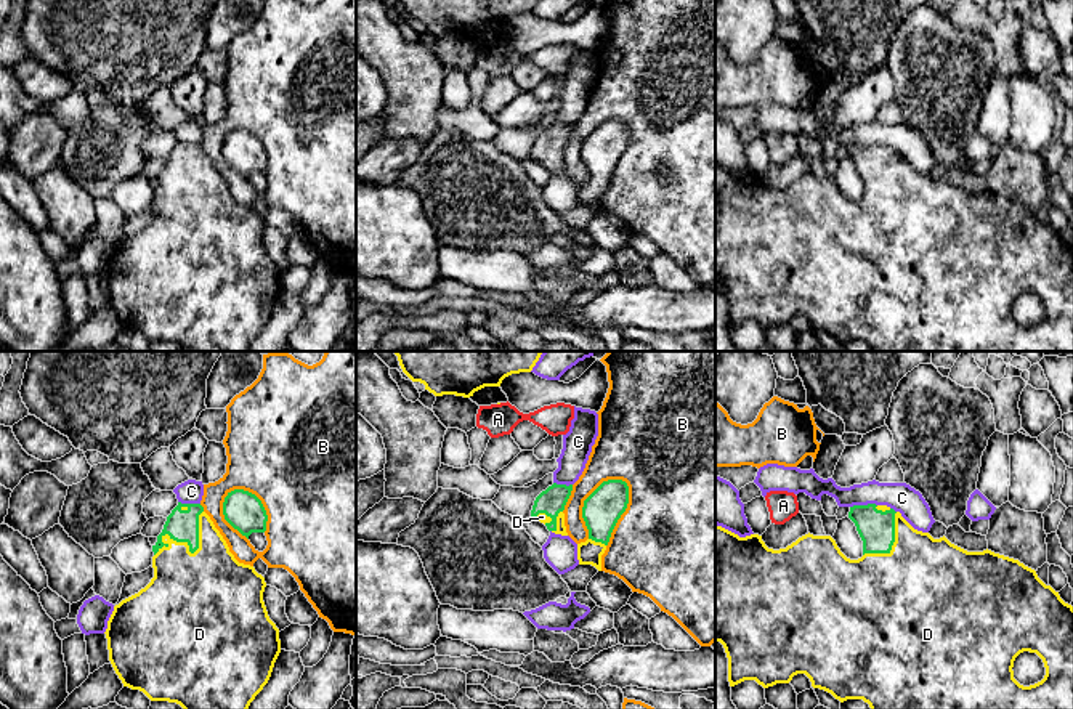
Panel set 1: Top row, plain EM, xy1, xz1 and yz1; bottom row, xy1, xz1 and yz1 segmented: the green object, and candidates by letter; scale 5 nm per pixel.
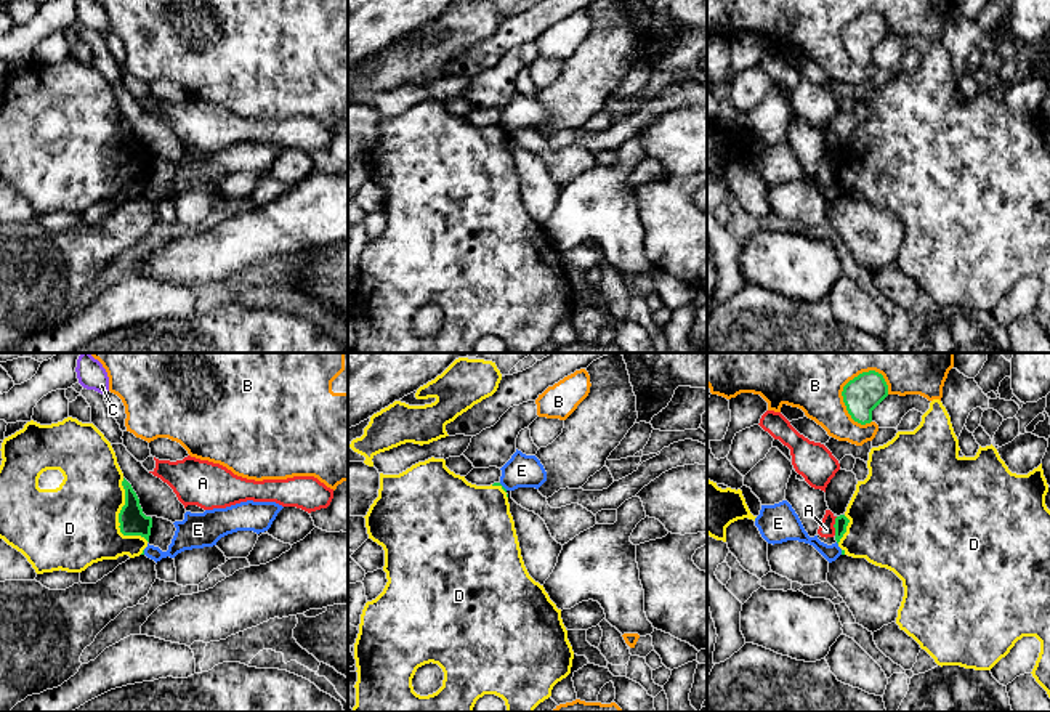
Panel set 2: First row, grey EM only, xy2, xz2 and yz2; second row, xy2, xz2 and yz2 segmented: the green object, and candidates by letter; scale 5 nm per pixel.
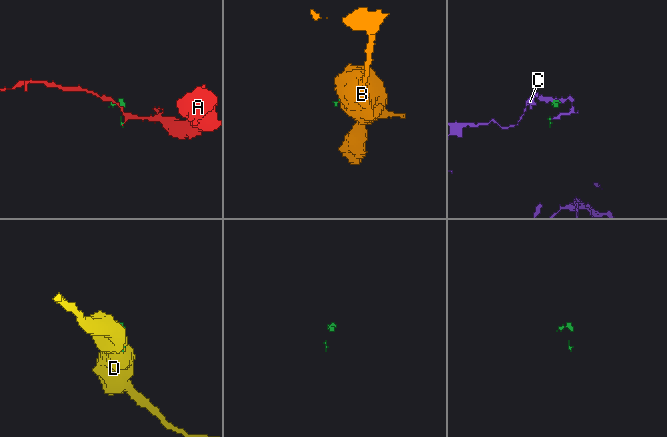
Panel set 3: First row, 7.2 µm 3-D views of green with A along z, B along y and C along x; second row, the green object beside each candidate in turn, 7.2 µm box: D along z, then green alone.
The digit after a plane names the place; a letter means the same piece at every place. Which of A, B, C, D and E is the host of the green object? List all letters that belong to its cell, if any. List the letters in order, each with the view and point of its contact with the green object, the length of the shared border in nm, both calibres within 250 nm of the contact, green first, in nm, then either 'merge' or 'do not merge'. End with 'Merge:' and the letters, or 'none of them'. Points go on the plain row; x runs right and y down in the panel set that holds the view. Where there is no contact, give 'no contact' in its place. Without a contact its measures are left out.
A: yz2 (834, 167) | 100 nm | 70/80 nm | do not merge
B: xz1 (624, 151) | 360 nm | 190/500 nm | do not merge
C: yz1 (863, 146) | 140 nm | 190/150 nm | do not merge
D: xy1 (190, 190) | 340 nm | 160/460 nm | merge
E: xz2 (502, 127) | 60 nm | 20/170 nm | do not merge
Merge: D

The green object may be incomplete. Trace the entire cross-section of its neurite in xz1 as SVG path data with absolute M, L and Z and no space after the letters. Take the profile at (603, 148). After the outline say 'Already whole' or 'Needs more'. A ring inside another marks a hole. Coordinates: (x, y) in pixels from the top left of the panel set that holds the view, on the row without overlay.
M622 120L603 122L585 141L582 159L589 180L577 184L579 205L592 205L601 212L601 196L611 173L629 144L629 127Z. Needs more

